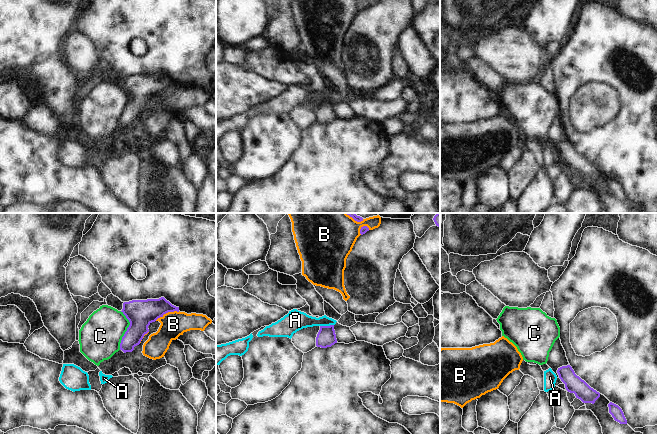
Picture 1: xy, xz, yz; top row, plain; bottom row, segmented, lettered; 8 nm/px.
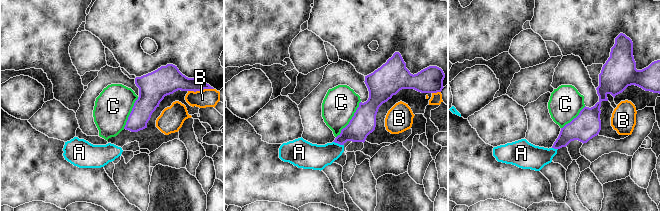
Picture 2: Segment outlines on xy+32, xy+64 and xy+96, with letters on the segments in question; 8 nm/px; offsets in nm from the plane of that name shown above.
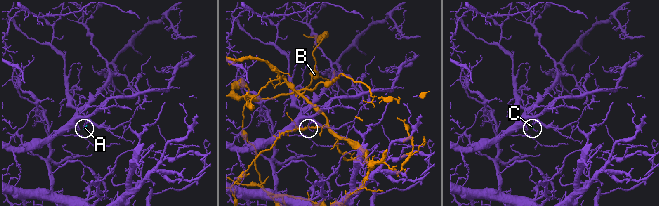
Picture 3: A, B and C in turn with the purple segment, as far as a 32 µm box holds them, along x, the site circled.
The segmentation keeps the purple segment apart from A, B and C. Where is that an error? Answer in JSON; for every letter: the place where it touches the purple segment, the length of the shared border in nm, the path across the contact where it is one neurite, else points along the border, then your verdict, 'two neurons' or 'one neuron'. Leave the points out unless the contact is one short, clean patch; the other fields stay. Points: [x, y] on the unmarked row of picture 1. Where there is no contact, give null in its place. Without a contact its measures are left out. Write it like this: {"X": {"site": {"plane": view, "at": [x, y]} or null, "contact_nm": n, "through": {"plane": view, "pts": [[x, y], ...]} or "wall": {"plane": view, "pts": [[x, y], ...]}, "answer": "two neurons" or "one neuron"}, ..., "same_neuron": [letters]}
{"A": {"site": {"plane": "xz", "at": [326, 102]}, "contact_nm": 110, "wall": {"plane": "xz", "pts": [[333, 100], [320, 102]]}, "answer": "two neurons"}, "B": {"site": {"plane": "xy", "at": [167, 88]}, "contact_nm": 220, "answer": "two neurons"}, "C": {"site": {"plane": "xy", "at": [127, 106]}, "contact_nm": 320, "wall": {"plane": "xy", "pts": [[122, 87], [129, 98], [129, 102], [122, 113], [119, 125]]}, "answer": "two neurons"}, "same_neuron": []}

